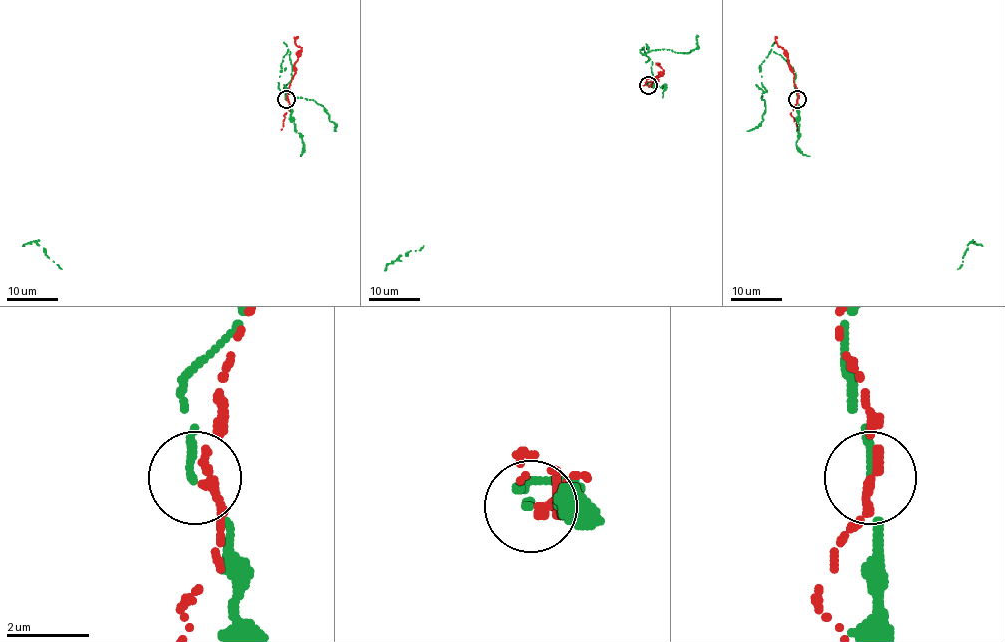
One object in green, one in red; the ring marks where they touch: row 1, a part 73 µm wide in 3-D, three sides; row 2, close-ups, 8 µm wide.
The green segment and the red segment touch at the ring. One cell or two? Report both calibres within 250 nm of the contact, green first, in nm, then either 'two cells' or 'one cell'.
calibres 200 and 200 nm; two cells

